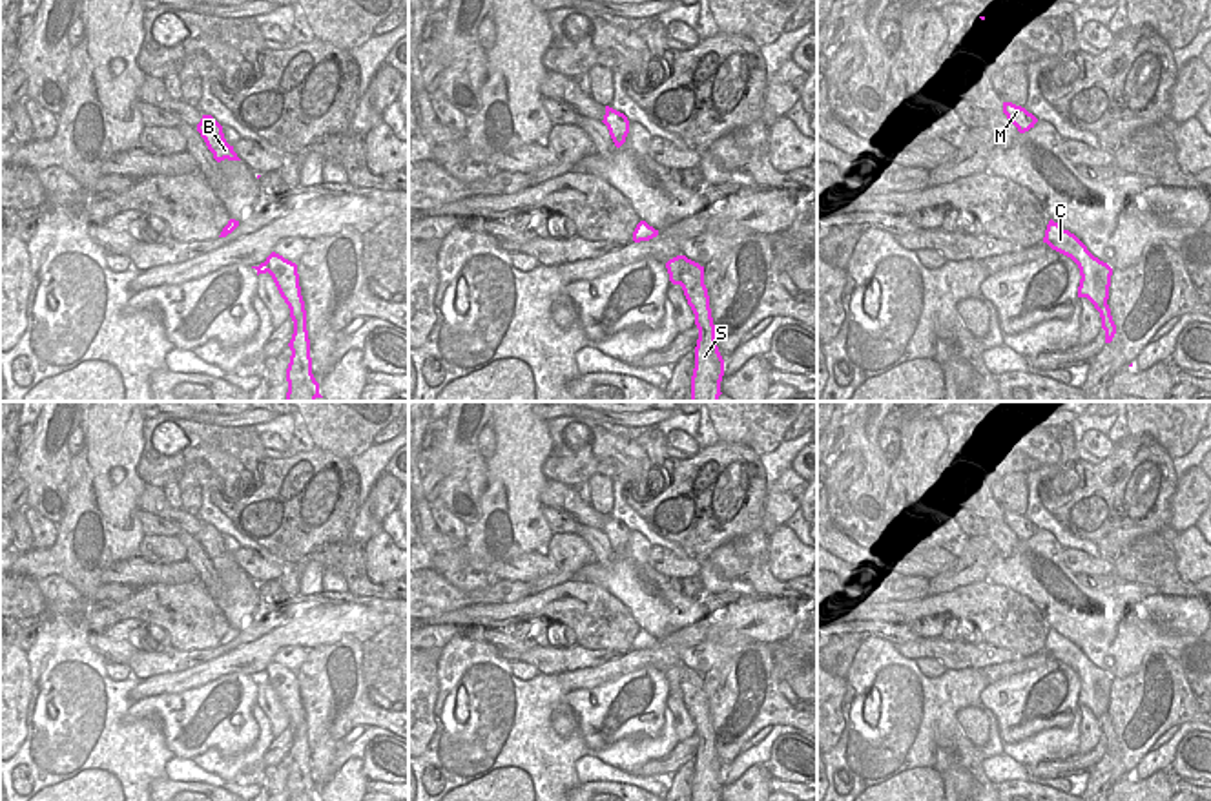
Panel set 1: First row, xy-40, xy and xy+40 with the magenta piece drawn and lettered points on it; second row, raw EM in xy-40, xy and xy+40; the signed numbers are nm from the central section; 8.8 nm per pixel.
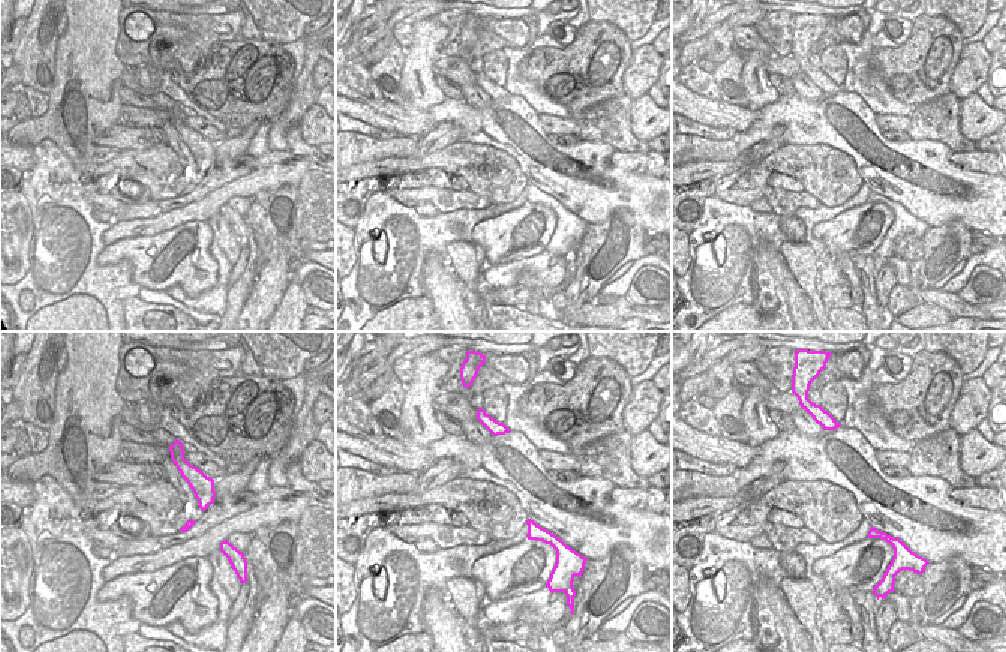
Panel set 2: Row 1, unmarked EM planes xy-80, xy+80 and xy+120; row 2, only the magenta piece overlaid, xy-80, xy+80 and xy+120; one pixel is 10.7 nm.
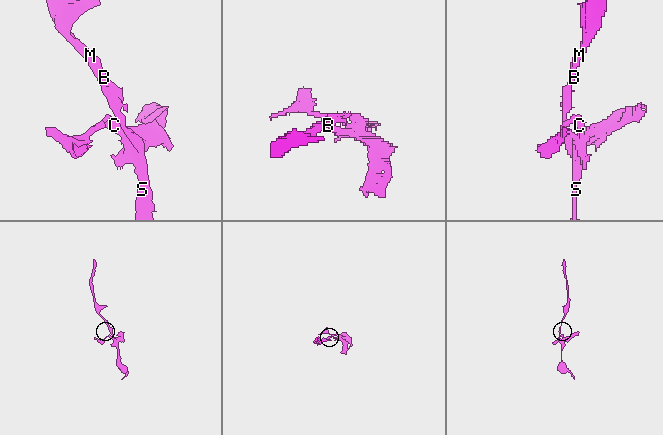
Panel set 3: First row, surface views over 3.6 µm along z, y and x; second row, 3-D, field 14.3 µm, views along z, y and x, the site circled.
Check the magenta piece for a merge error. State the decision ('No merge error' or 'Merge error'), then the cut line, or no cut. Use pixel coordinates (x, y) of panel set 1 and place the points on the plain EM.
Merge error. Split along xy (681, 665), (683, 697)

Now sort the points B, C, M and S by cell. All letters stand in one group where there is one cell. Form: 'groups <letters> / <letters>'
groups B M S / C

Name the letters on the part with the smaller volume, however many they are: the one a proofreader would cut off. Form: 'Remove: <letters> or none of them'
Remove: C

